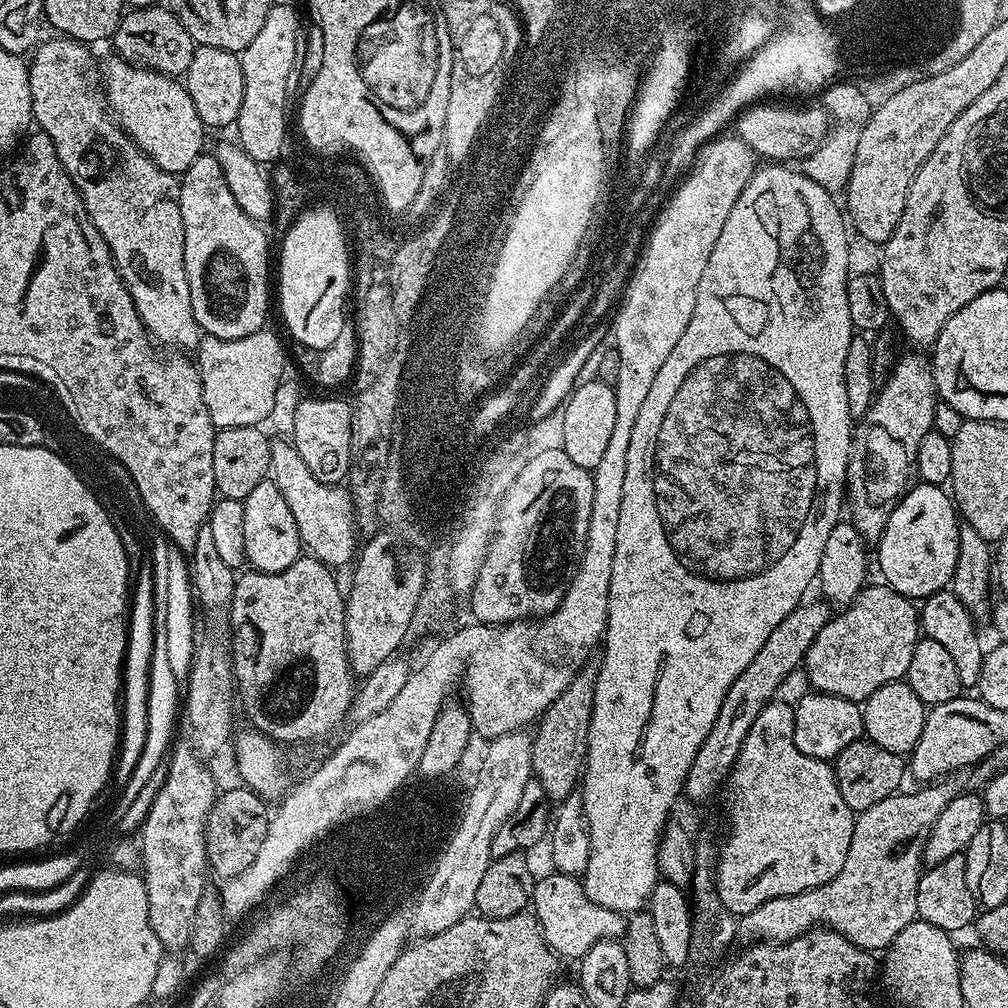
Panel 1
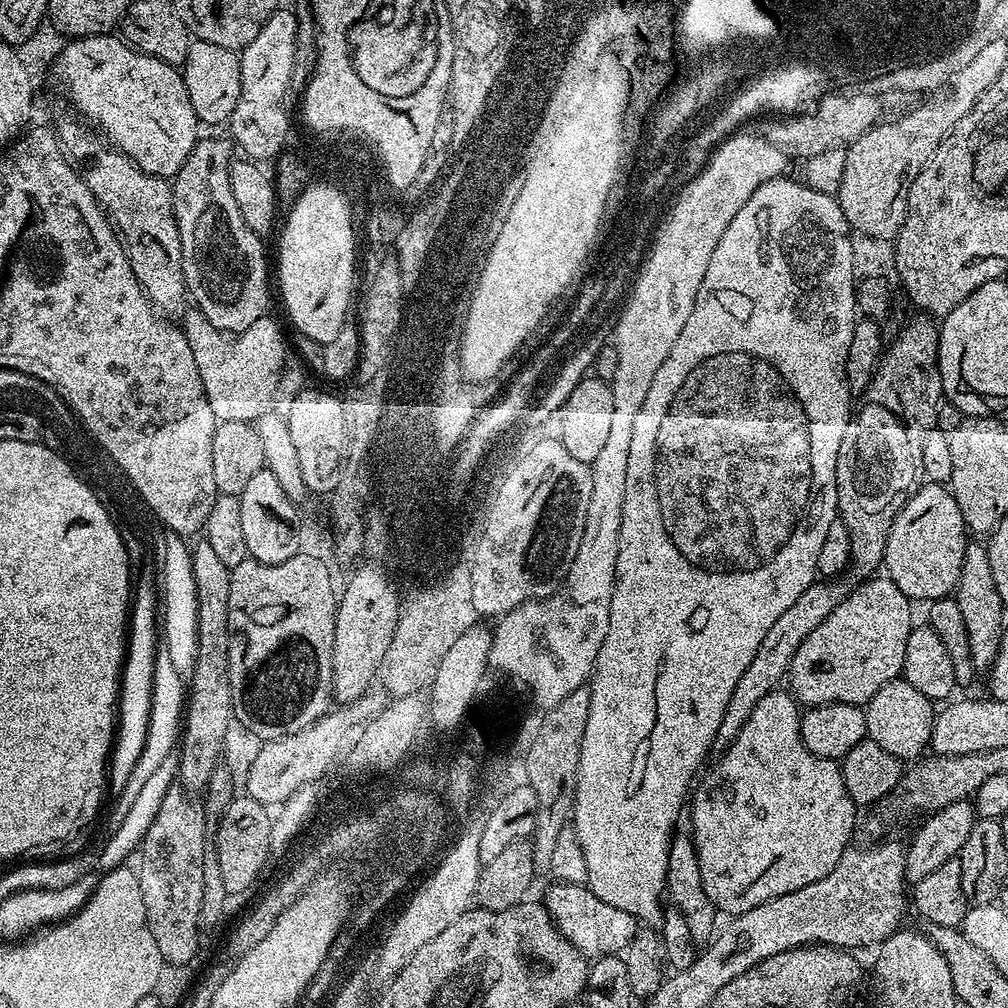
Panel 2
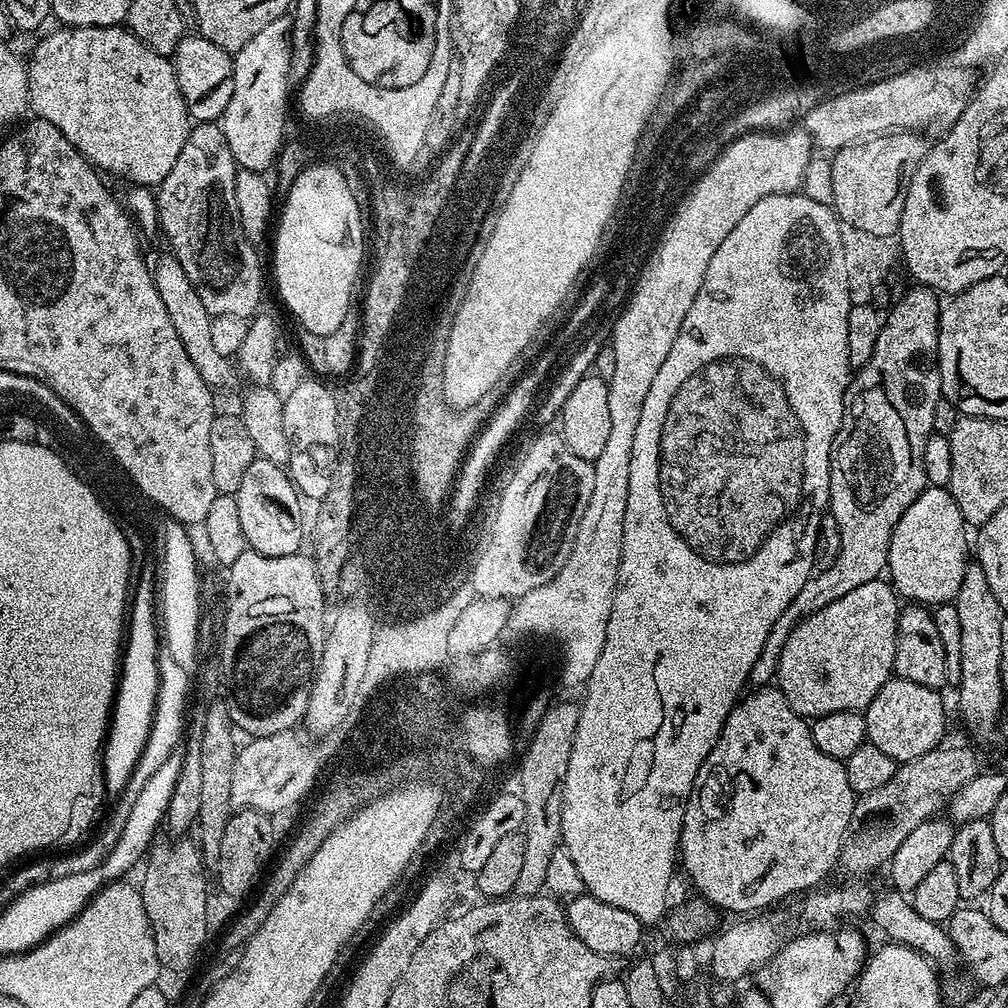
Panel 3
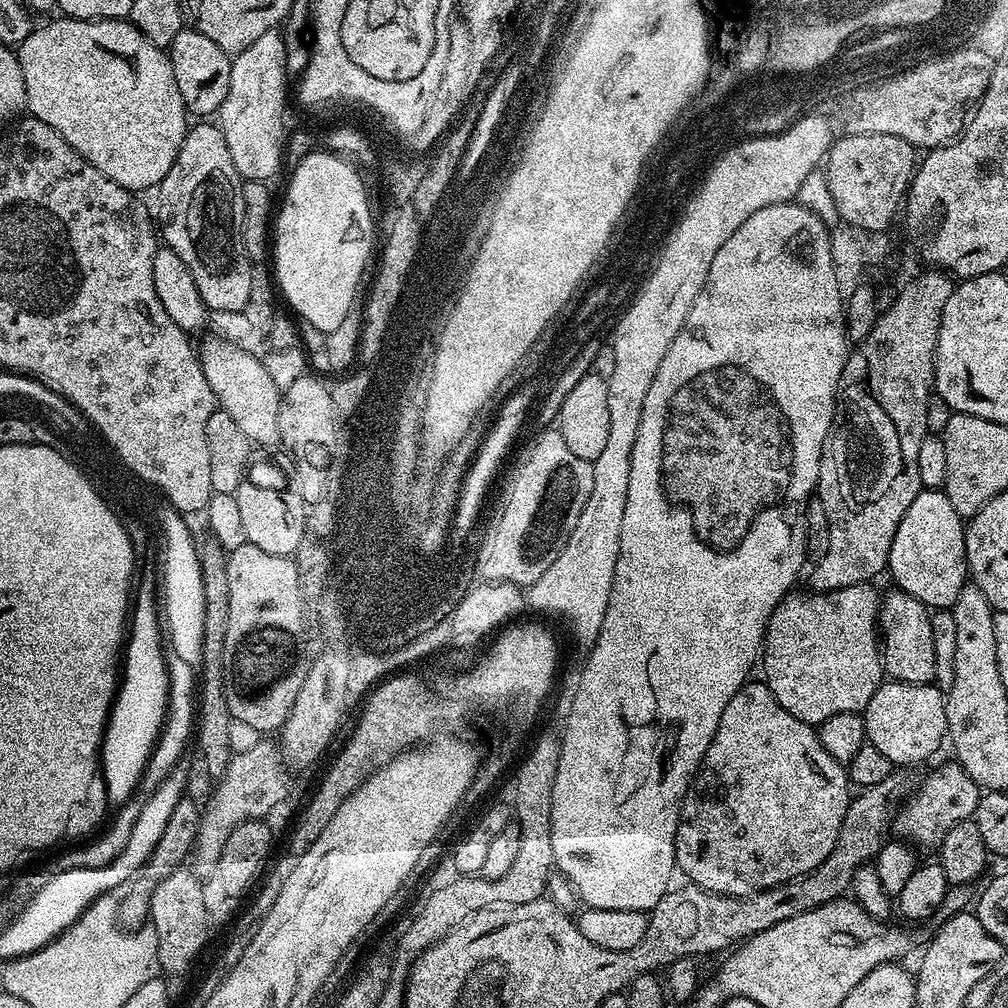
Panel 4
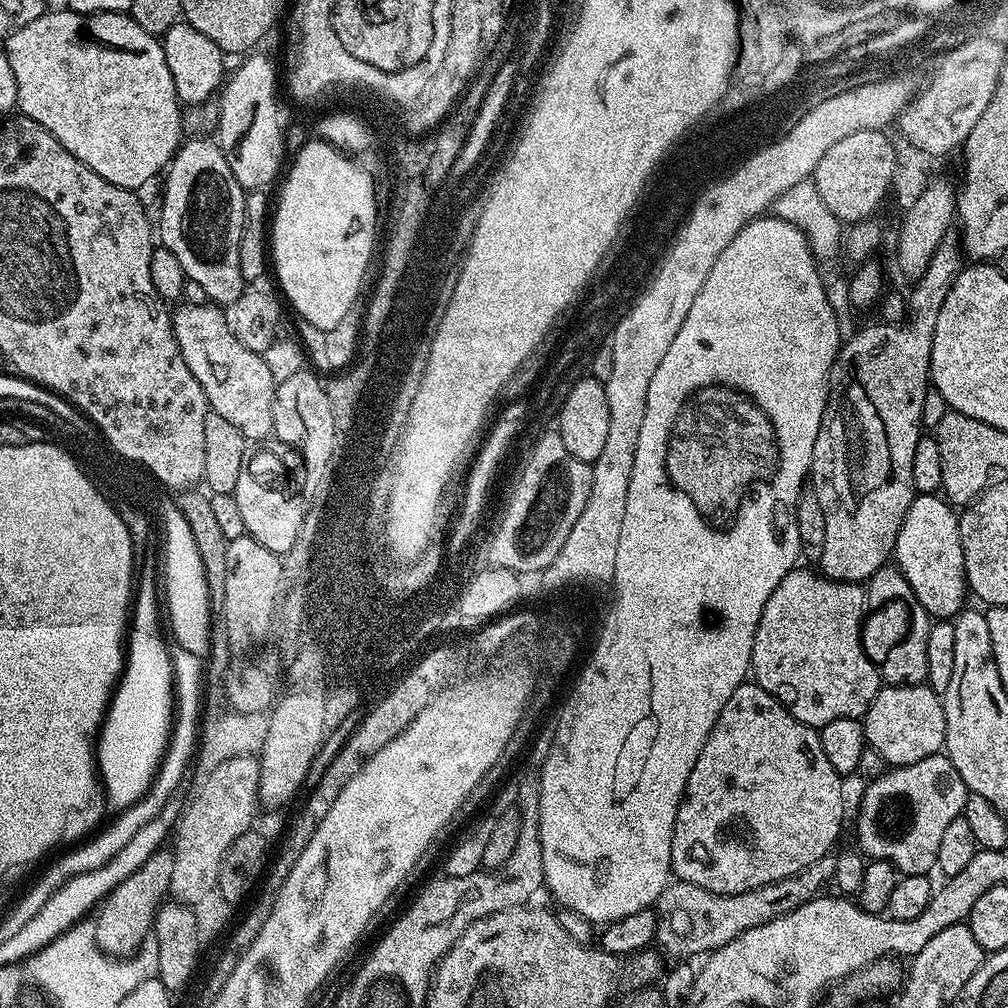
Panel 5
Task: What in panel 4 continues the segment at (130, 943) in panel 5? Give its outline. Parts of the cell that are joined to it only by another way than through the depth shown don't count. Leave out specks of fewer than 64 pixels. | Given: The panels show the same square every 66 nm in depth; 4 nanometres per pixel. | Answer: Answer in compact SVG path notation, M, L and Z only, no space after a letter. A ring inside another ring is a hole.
M191 798L179 800L170 813L170 822L166 822L166 830L162 830L162 838L158 838L158 846L154 846L152 857L144 864L142 871L127 885L124 897L118 900L118 919L125 929L135 930L149 923L152 892L164 878L179 869L184 859L189 859L196 842L196 827L200 824L201 809Z

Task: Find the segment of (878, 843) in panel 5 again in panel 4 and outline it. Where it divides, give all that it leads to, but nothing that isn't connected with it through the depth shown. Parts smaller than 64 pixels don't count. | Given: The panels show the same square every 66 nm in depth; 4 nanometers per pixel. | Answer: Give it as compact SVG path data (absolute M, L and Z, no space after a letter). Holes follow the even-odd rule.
M955 762L934 769L925 778L924 785L914 792L899 805L894 817L894 832L896 828L897 834L900 835L897 837L901 841L911 842L913 845L921 844L924 848L932 849L940 845L942 838L946 838L950 826L958 826L958 822L973 819L982 795L982 790L976 785L974 778L970 778Z

